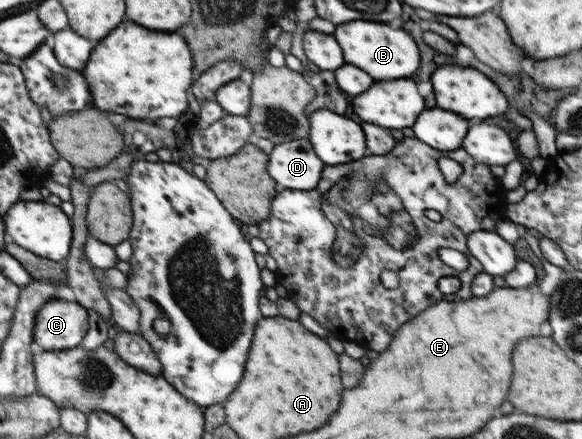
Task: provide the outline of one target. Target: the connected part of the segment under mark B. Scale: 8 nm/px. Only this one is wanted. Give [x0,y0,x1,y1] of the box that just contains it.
[333,20,418,80]

